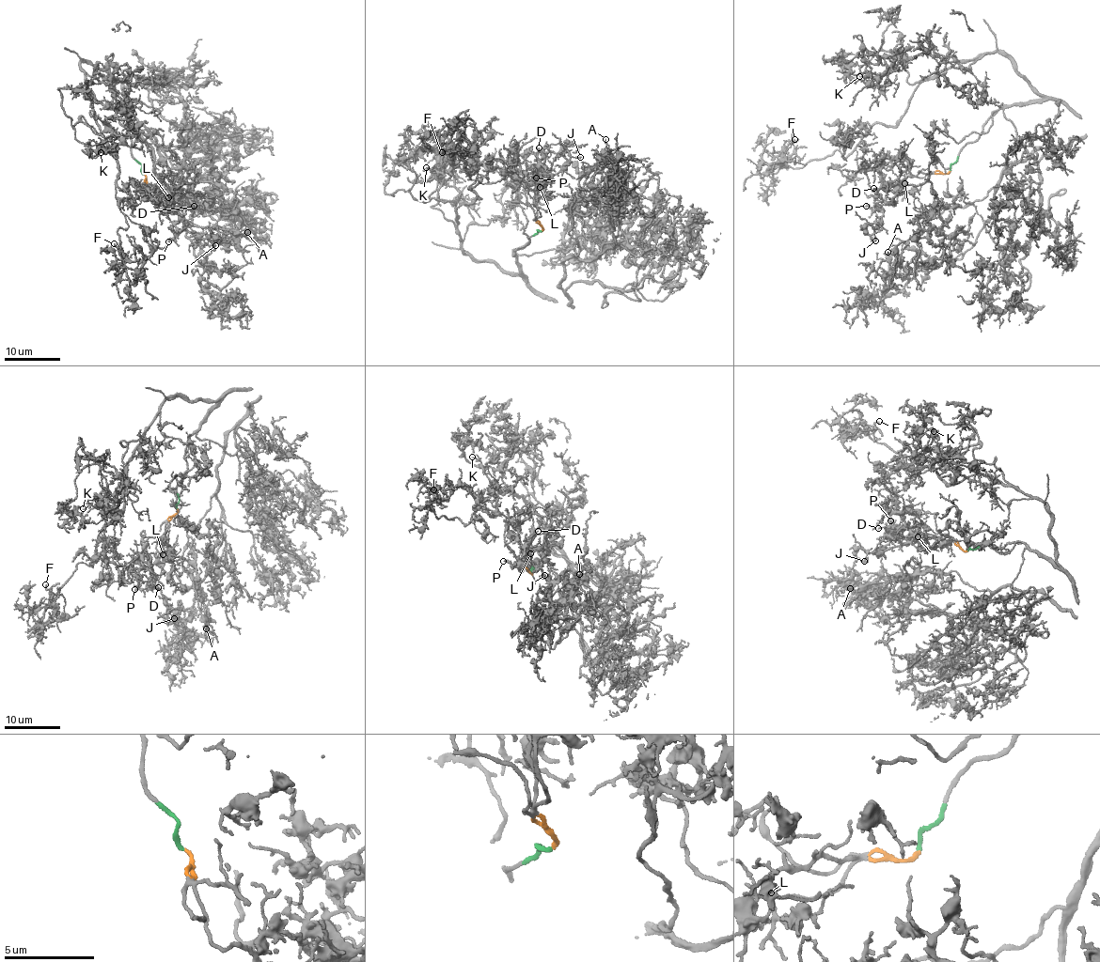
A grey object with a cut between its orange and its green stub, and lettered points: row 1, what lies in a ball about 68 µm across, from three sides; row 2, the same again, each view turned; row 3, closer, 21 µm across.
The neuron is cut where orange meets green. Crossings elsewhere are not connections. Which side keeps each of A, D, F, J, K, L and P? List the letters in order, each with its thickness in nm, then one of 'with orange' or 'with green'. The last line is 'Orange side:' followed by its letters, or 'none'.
A: calibre 180 nm; with green
D: calibre 160 nm; with orange
F: calibre 170 nm; with green
J: calibre 200 nm; with orange
K: calibre 80 nm; with green
L: calibre 150 nm; with orange
P: calibre 280 nm; with orange
Orange side: D, J, L, P

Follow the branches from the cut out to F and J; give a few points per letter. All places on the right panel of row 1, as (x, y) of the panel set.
F: (950, 170), (996, 112), (1040, 97), (998, 52), (924, 79), (844, 158), (793, 168), (794, 139)
J: (950, 170), (946, 174), (933, 174), (918, 185), (888, 186), (879, 203), (883, 210), (875, 230), (875, 241)

